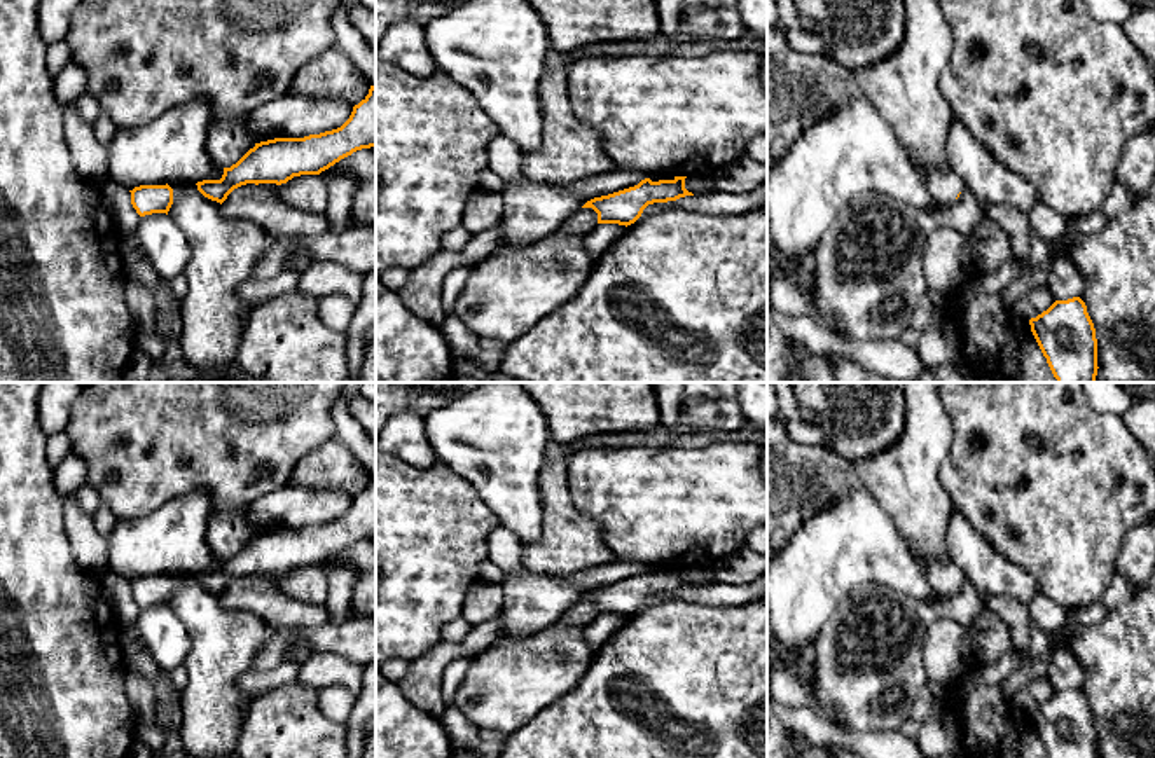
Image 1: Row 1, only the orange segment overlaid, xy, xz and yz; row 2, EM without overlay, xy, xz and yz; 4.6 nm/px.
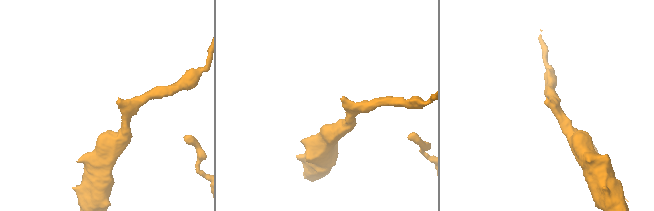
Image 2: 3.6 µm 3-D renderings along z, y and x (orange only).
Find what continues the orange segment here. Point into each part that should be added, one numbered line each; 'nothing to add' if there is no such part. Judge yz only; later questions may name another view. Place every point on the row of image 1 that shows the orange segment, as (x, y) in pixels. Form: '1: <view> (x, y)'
1: yz (944, 186)

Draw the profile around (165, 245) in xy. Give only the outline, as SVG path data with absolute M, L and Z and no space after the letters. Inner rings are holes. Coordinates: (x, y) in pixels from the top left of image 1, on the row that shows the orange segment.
M145 215L135 232L163 281L173 281L185 272L190 257L189 243L169 215Z

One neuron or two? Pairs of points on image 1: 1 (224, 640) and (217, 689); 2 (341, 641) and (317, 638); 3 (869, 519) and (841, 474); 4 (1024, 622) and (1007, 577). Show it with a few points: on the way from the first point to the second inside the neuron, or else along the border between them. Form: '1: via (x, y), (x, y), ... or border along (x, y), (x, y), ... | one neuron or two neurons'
1: via (221, 652), (217, 657), (217, 676) | one neuron
2: via (336, 638), (322, 638) | one neuron
3: border along (818, 512), (853, 491), (865, 491), (888, 514) | two neurons
4: border along (986, 594), (1010, 596), (1026, 608) | two neurons

